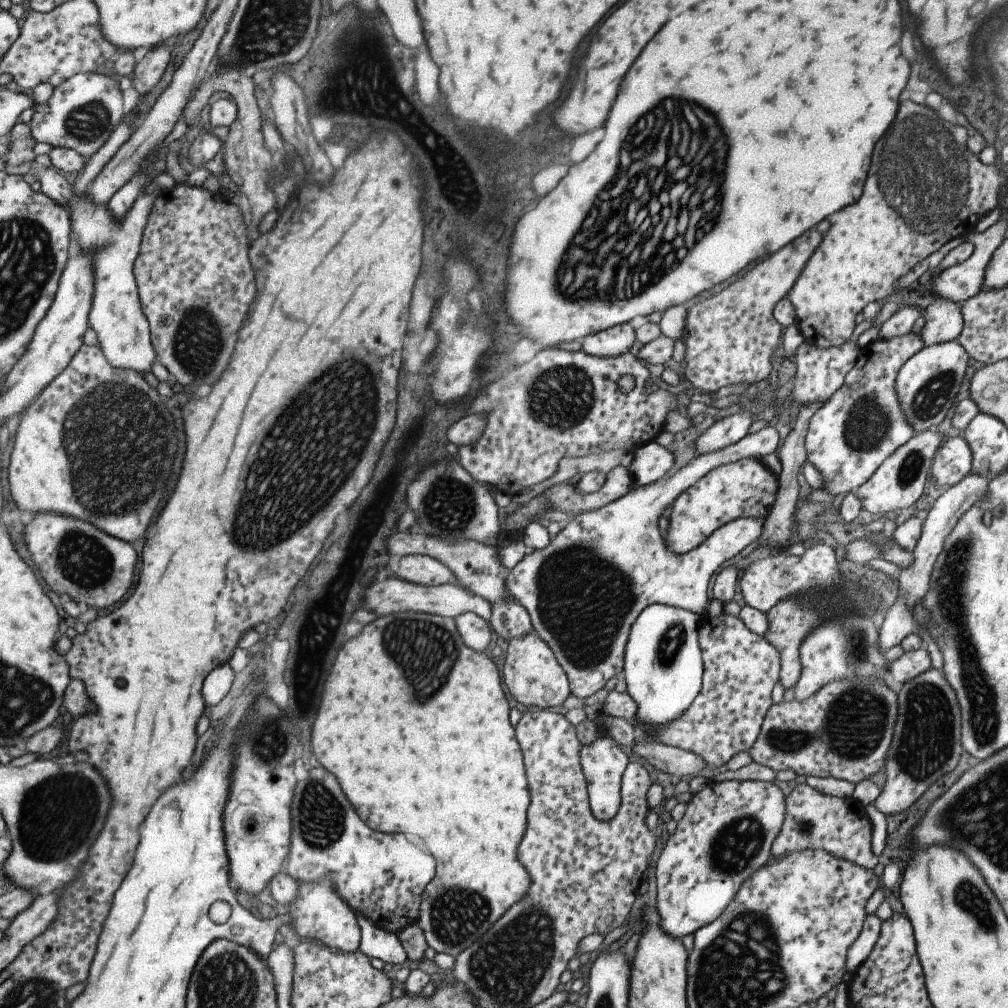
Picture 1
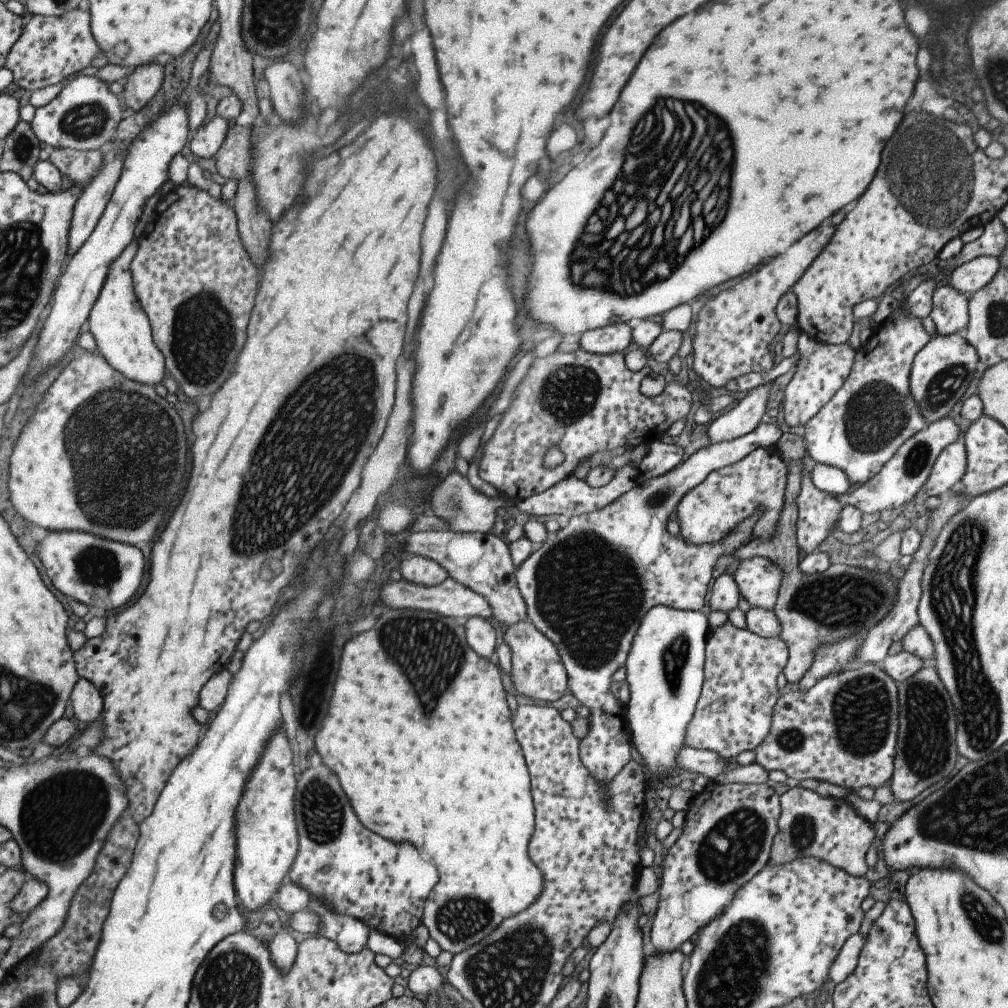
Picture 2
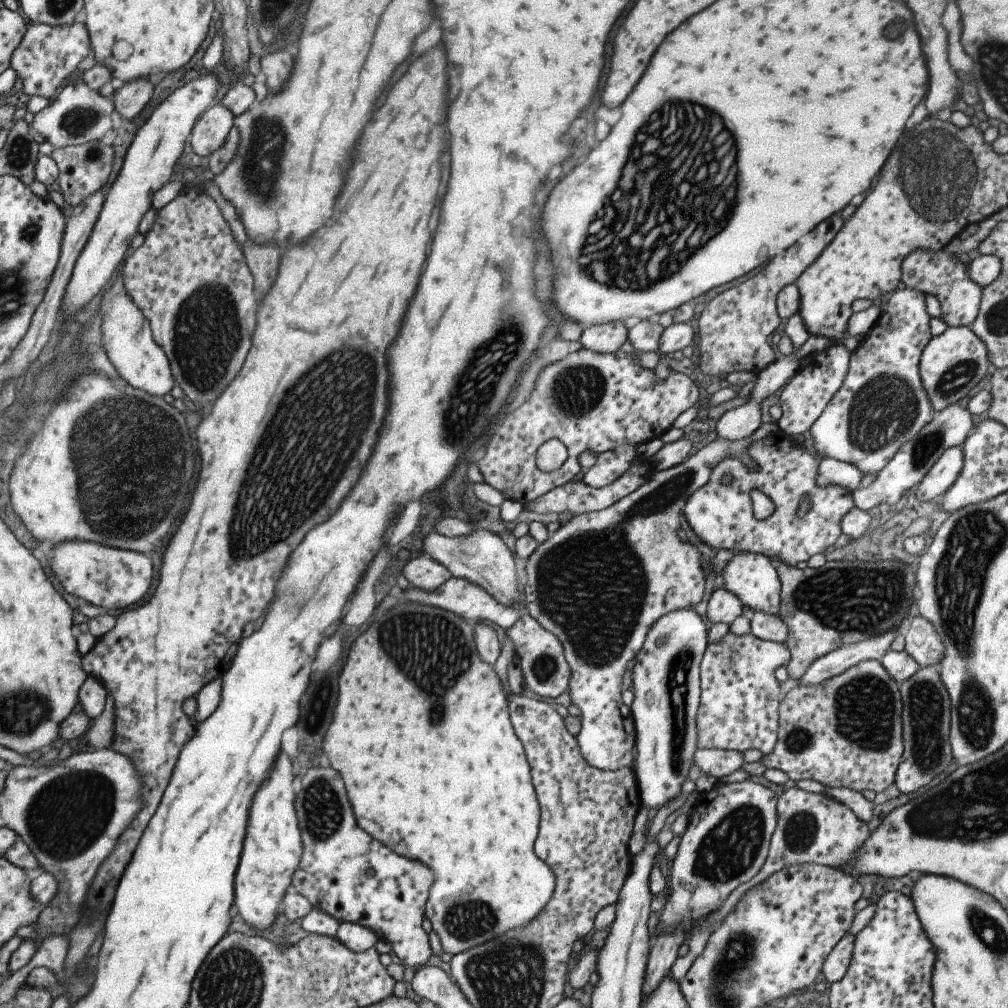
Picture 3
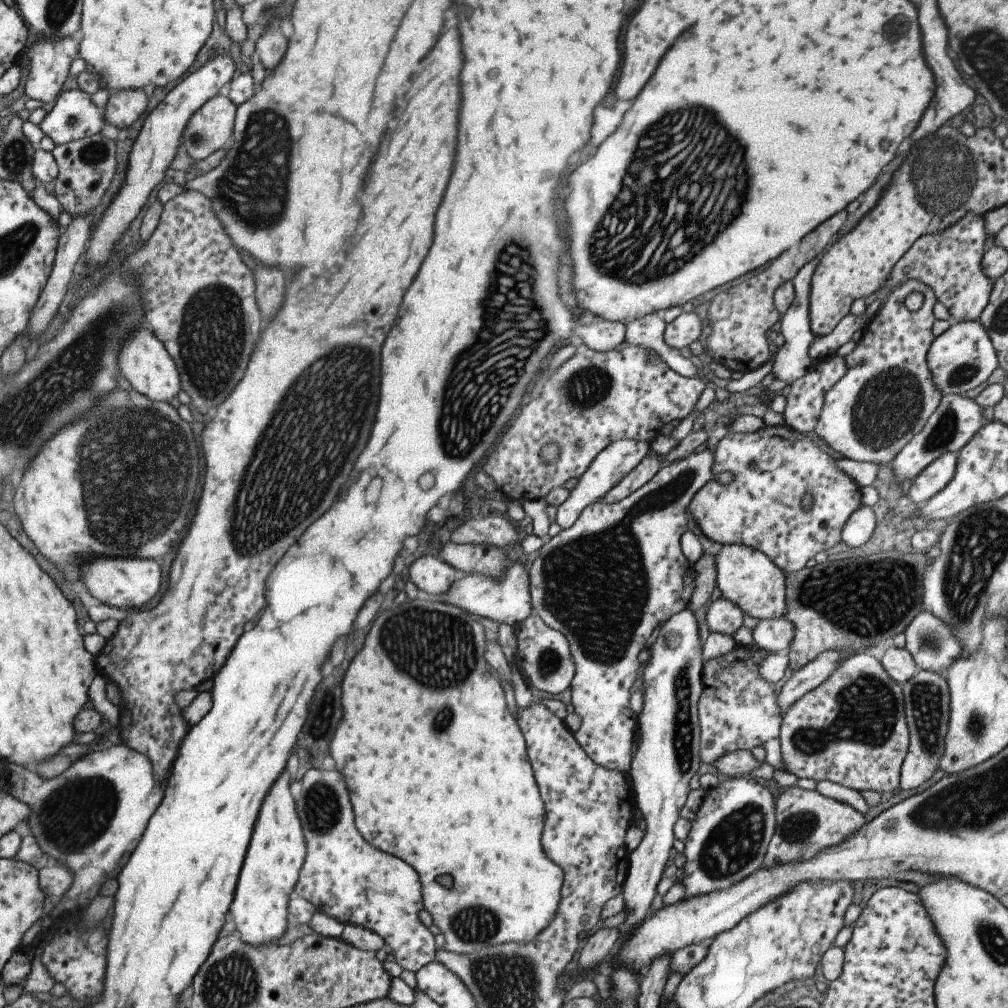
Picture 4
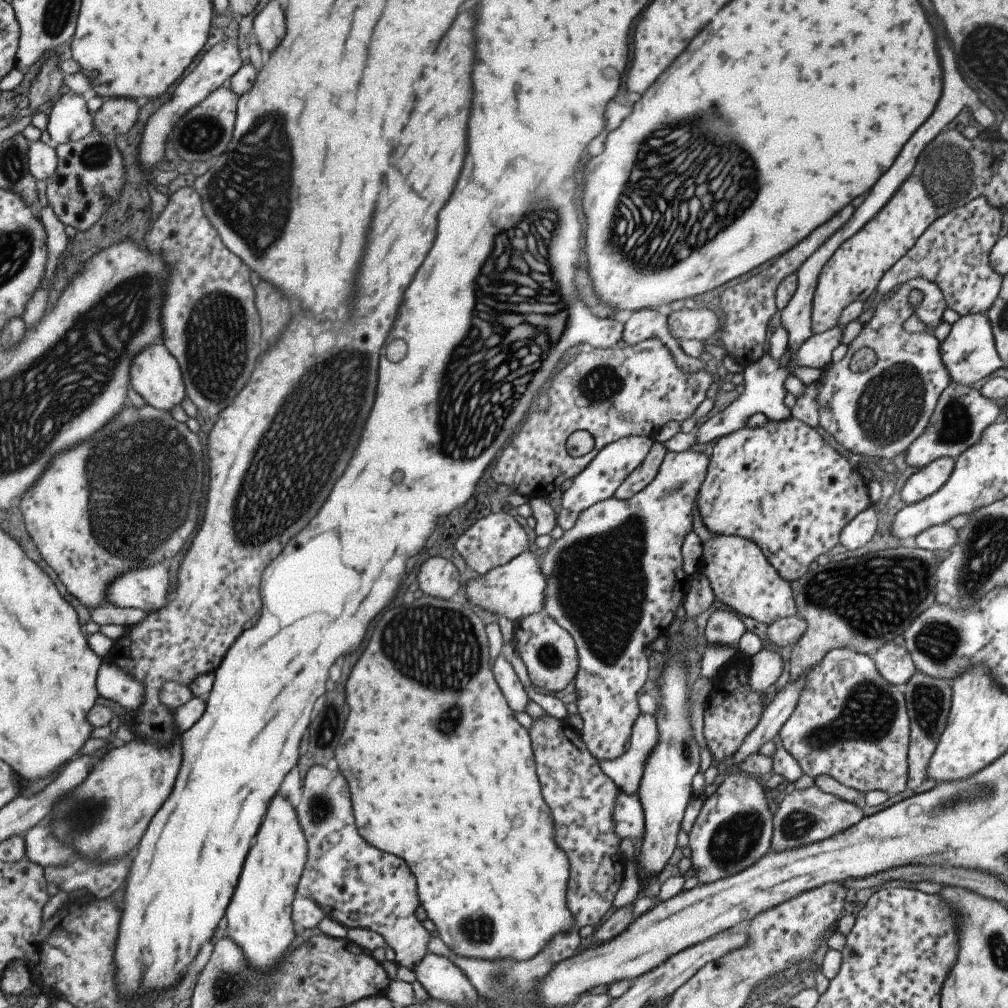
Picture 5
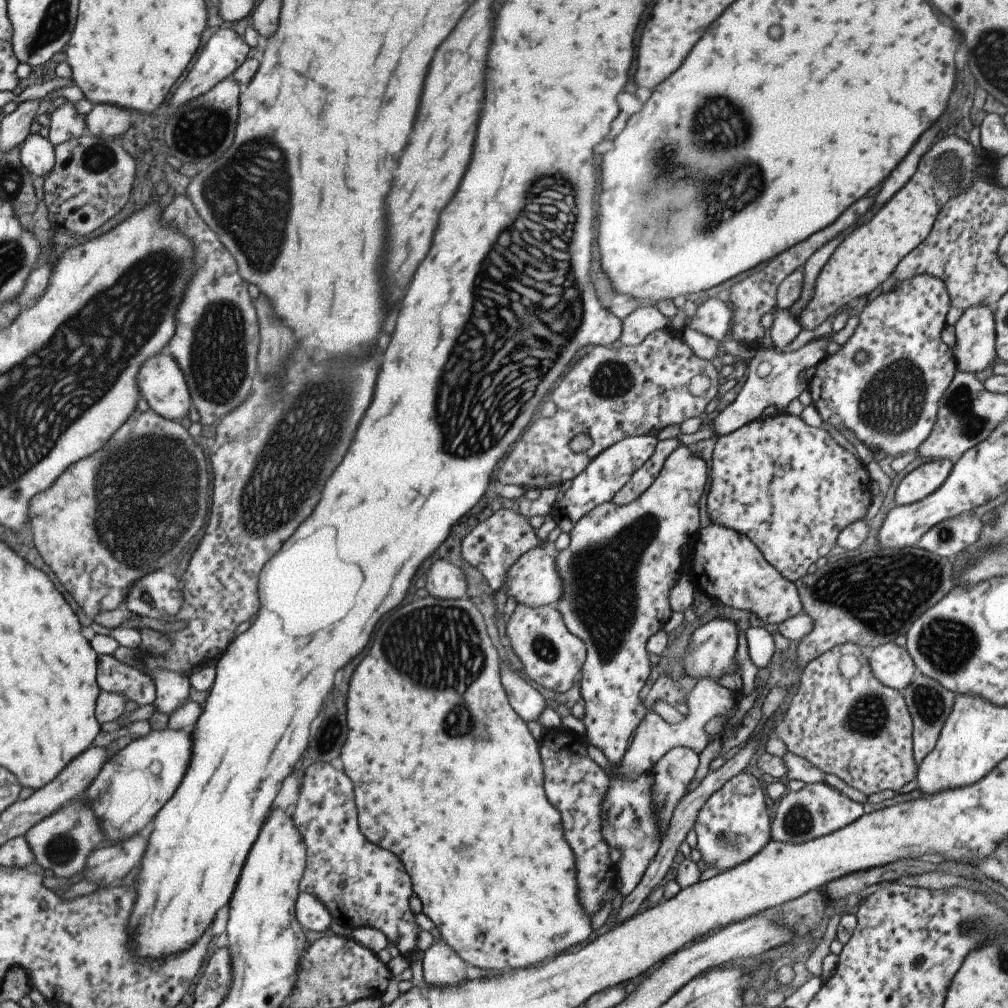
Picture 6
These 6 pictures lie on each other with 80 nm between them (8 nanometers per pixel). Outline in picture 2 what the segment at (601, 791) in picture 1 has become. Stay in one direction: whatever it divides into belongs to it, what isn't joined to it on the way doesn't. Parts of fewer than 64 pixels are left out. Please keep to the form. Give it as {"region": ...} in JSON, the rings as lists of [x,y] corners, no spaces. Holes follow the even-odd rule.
{"region":[[[759,423],[751,432],[730,441],[710,444],[699,449],[669,472],[661,476],[641,481],[631,490],[618,496],[613,502],[599,510],[572,516],[566,526],[555,533],[548,533],[546,539],[514,570],[514,579],[526,606],[526,616],[531,624],[543,633],[557,649],[561,664],[568,678],[568,687],[580,705],[589,709],[589,726],[585,738],[578,741],[578,757],[587,772],[601,786],[603,808],[609,805],[610,795],[607,786],[613,777],[631,758],[629,746],[631,734],[626,719],[625,706],[619,699],[611,696],[611,675],[621,666],[629,650],[633,635],[643,615],[655,605],[663,605],[686,611],[699,611],[707,584],[711,580],[711,570],[723,555],[731,555],[745,546],[752,538],[755,521],[763,515],[761,508],[727,530],[727,534],[715,544],[688,545],[681,537],[671,536],[665,530],[670,512],[675,510],[681,497],[697,486],[715,468],[738,463],[755,449],[771,449],[782,435],[778,426],[772,423]]]}

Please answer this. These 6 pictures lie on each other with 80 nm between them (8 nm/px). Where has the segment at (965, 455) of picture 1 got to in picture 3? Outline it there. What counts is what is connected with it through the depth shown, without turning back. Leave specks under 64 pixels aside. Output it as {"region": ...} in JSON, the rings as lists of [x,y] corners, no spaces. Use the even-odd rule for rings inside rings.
{"region":[[[960,446],[946,448],[918,484],[916,498],[929,503],[941,498],[962,469],[963,455]]]}

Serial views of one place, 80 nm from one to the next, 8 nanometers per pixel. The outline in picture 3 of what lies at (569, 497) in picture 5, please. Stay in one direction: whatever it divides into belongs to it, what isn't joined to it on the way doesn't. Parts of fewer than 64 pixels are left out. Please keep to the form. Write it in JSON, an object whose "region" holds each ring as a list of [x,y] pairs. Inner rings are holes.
{"region":[[[622,444],[613,450],[599,453],[581,481],[593,488],[607,486],[629,468],[635,456],[634,445],[630,444]]]}

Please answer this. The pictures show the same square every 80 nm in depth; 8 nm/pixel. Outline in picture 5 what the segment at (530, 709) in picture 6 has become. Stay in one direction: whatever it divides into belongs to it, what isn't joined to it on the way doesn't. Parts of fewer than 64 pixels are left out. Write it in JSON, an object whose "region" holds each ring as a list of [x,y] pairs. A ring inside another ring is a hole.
{"region":[[[499,654],[493,660],[492,673],[509,708],[513,712],[525,712],[524,708],[529,699],[527,694],[525,694],[525,690],[523,690],[523,686],[519,683],[517,676],[513,672],[513,668],[503,655]]]}

